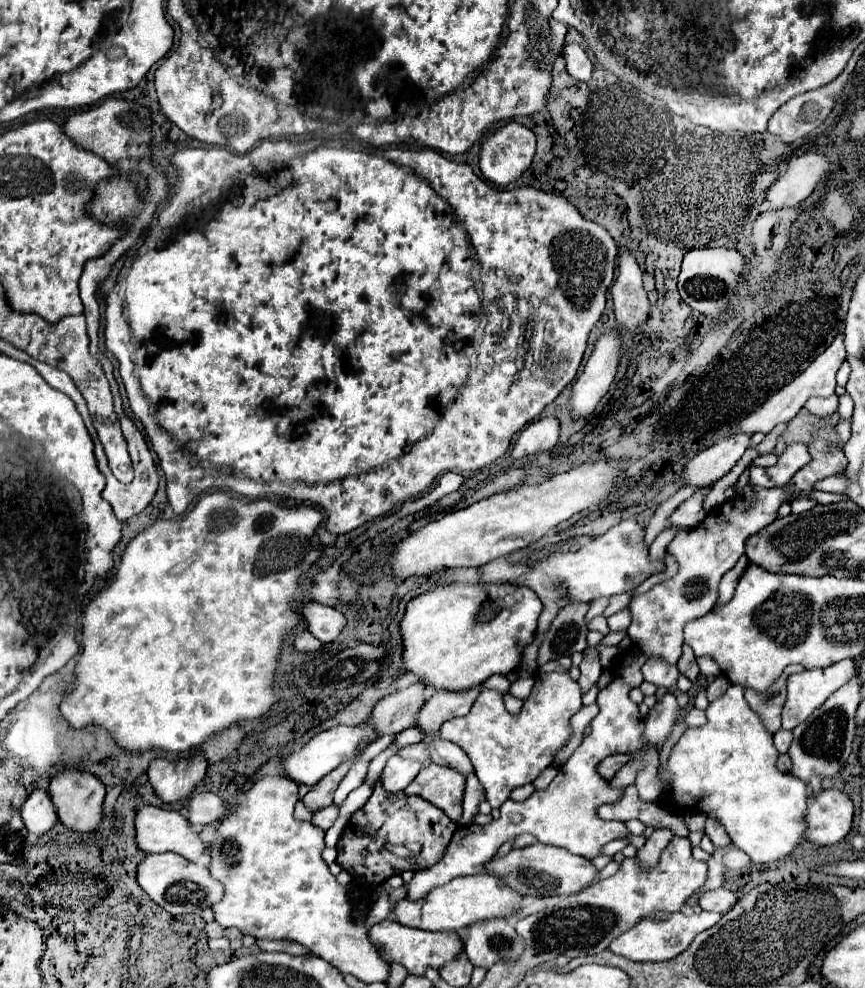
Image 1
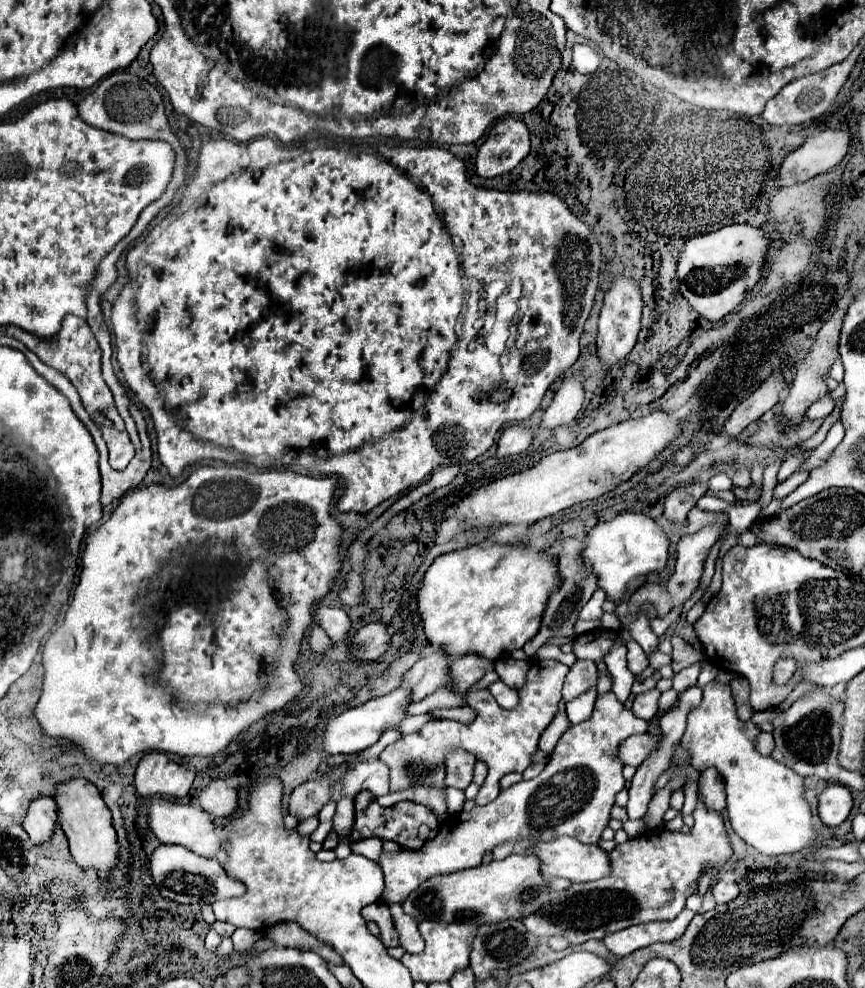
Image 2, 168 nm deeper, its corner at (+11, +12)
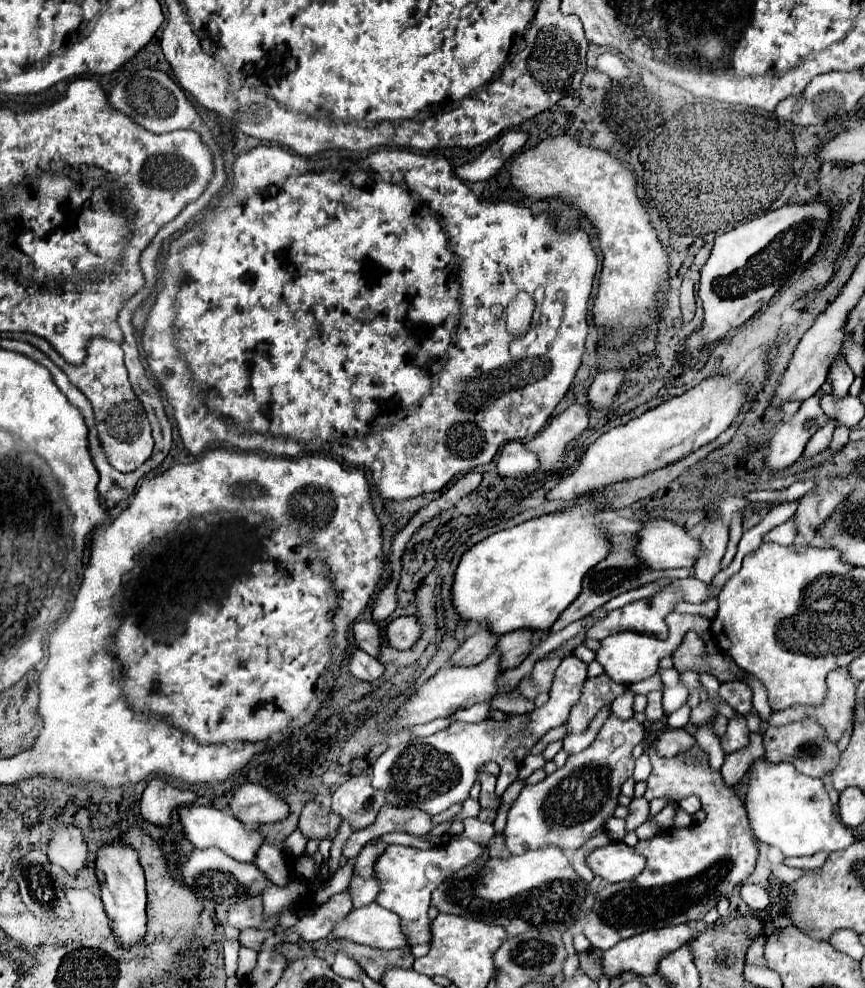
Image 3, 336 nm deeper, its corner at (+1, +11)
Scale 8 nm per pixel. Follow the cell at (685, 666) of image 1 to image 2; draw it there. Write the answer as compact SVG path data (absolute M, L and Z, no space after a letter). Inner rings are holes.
M673 635L671 637L671 645L673 645L673 663L671 663L671 669L675 673L679 673L681 669L685 667L691 667L695 663L701 663L705 661L705 653L701 649L693 649L687 641L683 641L679 635Z

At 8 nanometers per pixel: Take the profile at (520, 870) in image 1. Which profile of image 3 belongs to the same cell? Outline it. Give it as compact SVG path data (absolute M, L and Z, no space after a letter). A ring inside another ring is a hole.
M611 842L607 846L595 848L585 856L585 862L595 876L601 876L607 882L631 880L645 866L645 858L635 854L635 850L623 842Z

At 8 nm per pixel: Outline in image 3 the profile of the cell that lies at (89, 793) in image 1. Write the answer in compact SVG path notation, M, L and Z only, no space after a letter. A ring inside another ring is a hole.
M111 840L103 844L95 858L95 874L101 886L101 900L105 904L105 912L109 920L113 922L115 936L125 944L131 946L139 942L139 938L145 934L145 876L143 868L139 864L139 854L131 850L129 844L121 840Z

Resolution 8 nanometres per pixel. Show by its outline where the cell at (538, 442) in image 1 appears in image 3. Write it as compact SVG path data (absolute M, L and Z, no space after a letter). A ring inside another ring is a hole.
M507 442L497 460L497 472L501 476L527 476L539 466L538 458L523 442Z

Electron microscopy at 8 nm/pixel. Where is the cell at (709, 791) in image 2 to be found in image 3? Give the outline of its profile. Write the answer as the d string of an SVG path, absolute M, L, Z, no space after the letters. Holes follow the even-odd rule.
M755 732L749 736L751 744L731 756L725 756L725 764L721 766L721 776L727 786L737 786L743 776L747 774L749 766L753 760L765 756L765 746L763 746L763 732Z

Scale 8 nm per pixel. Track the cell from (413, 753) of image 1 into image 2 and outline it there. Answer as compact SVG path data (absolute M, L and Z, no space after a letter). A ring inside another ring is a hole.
M545 659L535 661L527 673L527 683L519 691L519 705L515 709L503 709L497 705L493 695L487 689L475 691L467 697L467 705L477 709L477 719L473 723L457 723L453 719L439 719L427 723L421 731L405 735L397 743L389 745L379 759L389 767L389 779L391 779L391 791L403 791L409 787L425 785L433 787L433 777L427 777L427 767L431 769L443 769L445 765L445 747L457 747L473 753L477 759L487 761L489 775L479 789L475 797L475 805L487 805L499 795L499 779L507 773L519 771L523 773L531 765L531 755L537 751L537 743L541 733L549 727L557 713L557 705L561 701L561 687L565 681L565 675L569 673L569 667ZM417 767L423 769L423 773L417 773Z

